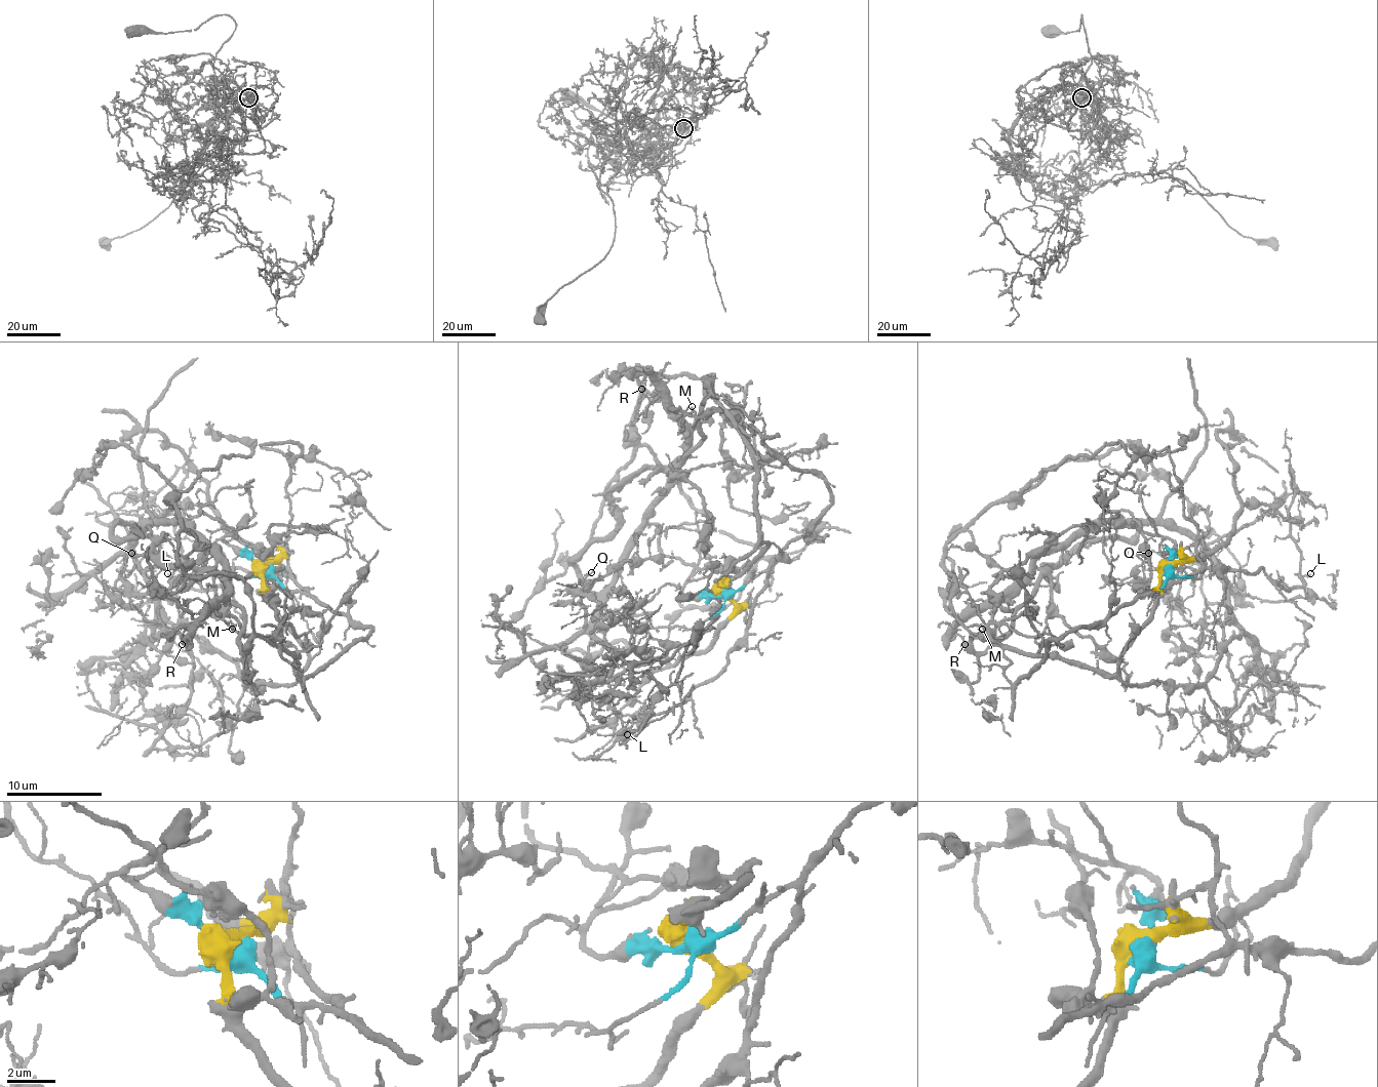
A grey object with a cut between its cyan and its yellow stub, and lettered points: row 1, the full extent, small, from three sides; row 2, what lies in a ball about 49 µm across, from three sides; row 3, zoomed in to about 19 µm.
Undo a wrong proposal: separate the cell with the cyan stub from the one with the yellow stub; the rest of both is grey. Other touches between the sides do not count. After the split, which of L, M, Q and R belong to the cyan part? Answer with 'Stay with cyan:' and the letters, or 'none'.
Stay with cyan: L

